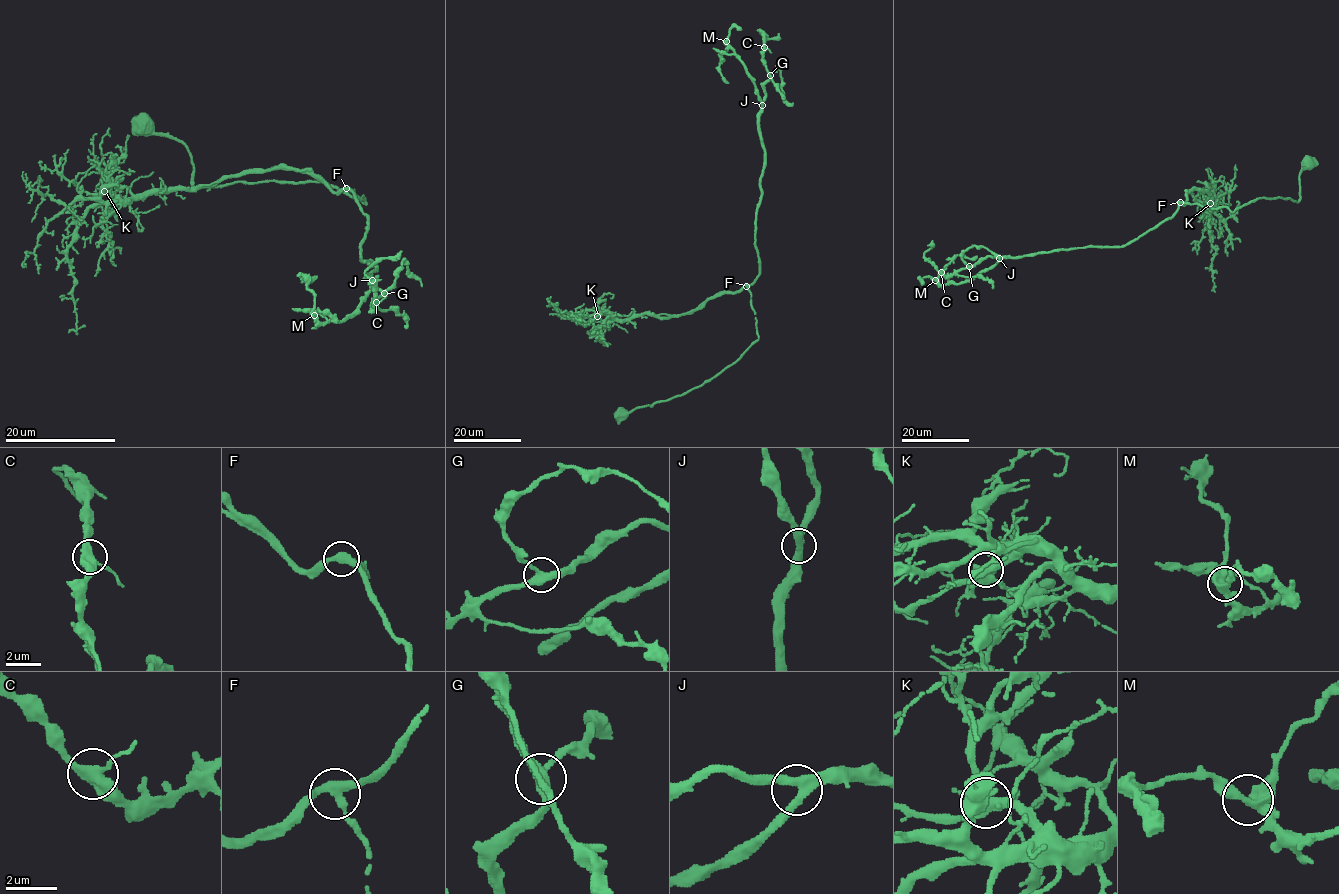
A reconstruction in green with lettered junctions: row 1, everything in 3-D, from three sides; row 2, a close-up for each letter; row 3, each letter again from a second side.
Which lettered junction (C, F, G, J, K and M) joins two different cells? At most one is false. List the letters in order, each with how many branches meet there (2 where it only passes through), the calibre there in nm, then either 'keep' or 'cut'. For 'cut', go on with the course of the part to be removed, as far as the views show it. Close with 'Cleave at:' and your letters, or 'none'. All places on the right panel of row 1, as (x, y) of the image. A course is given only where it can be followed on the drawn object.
C: branches 3; calibre 380 nm; keep
F: branches 3; calibre 360 nm; keep
G: branches 3; calibre 360 nm; keep
J: branches 3; calibre 360 nm; keep
K: branches 3; calibre 280 nm; keep
M: branches 3; calibre 360 nm; keep
Cleave at: none

